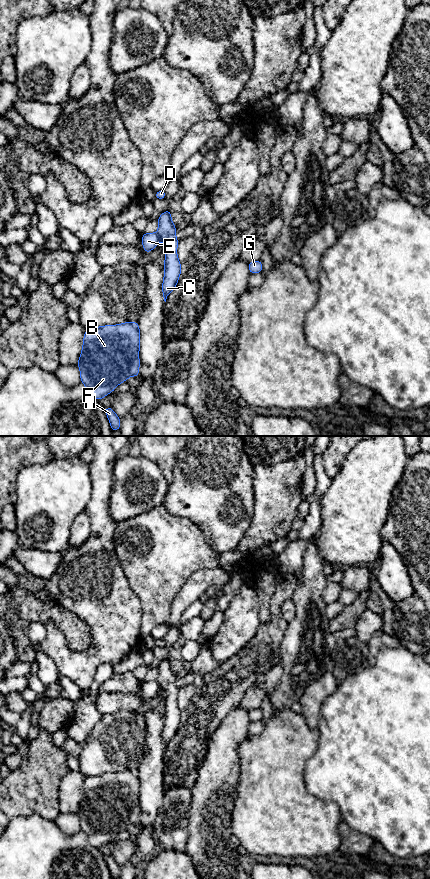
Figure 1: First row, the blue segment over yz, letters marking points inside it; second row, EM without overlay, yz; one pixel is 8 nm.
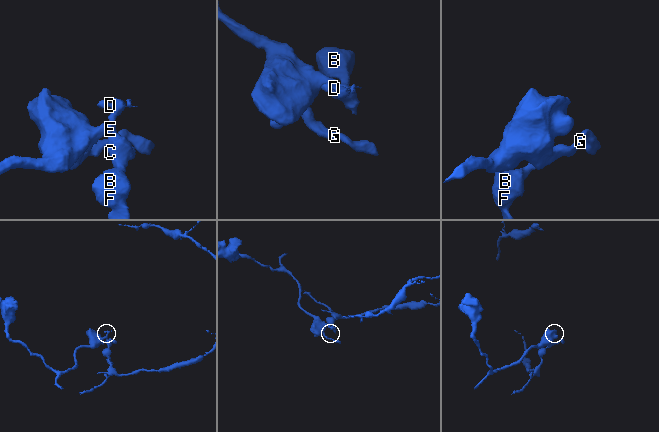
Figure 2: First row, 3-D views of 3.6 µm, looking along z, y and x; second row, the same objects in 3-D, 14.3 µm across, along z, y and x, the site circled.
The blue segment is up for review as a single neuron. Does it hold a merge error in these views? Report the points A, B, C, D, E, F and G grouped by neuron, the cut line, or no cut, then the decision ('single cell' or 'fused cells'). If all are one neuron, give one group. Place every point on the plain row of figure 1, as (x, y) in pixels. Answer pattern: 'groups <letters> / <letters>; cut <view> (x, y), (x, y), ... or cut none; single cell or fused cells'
groups A B C D F / E G; cut yz (157, 681), (159, 685); fused cells

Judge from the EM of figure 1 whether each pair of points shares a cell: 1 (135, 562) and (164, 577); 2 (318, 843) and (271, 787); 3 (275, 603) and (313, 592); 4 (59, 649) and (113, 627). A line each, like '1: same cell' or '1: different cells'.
1: same cell
2: same cell
3: different cells
4: same cell

